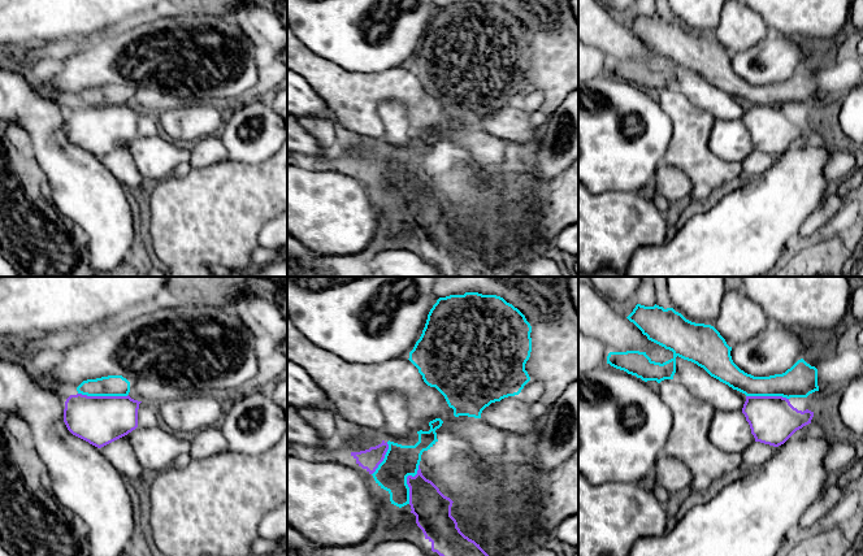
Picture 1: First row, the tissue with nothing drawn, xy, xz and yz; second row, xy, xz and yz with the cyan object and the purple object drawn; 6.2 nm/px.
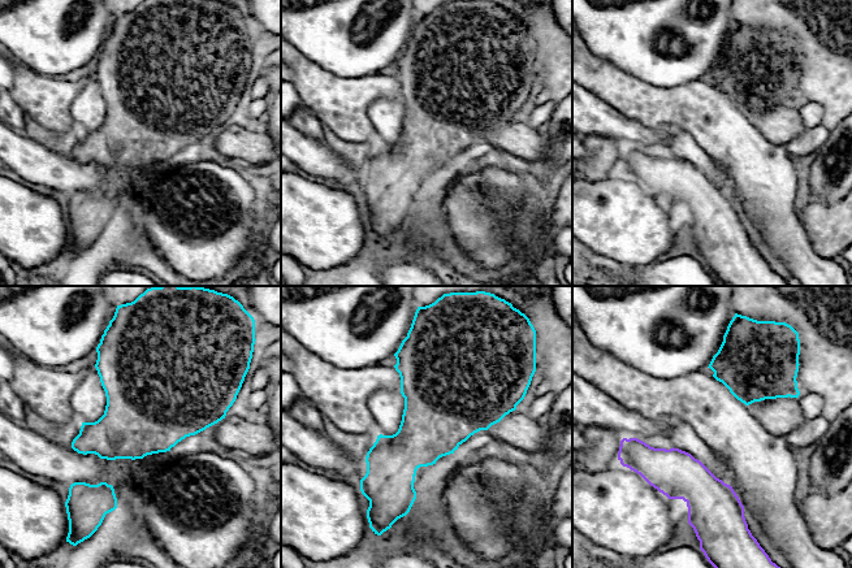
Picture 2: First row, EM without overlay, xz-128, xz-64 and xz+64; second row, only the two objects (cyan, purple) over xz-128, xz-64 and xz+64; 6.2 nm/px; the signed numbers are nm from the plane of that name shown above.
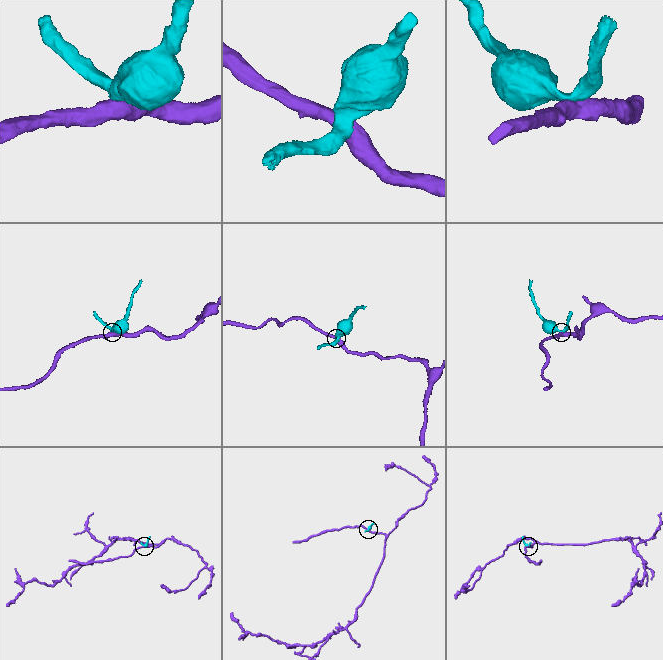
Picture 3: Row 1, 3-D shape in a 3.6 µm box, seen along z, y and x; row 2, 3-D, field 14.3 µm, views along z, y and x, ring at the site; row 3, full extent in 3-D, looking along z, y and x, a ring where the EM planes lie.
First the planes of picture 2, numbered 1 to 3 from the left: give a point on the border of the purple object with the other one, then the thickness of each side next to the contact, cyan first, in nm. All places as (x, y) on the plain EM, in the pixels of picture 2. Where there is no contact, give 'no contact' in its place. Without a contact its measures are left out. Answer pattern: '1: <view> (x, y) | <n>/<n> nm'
1: no contact
2: no contact
3: no contact

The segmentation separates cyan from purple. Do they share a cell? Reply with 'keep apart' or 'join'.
keep apart

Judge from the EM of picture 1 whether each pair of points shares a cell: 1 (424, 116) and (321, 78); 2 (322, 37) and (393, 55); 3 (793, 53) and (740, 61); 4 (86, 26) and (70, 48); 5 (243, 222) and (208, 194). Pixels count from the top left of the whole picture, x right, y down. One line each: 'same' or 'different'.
1: same
2: same
3: same
4: different
5: same

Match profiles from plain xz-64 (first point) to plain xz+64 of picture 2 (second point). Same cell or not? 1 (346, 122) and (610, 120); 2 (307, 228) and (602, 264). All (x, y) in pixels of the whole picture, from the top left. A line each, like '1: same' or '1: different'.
1: different
2: different

